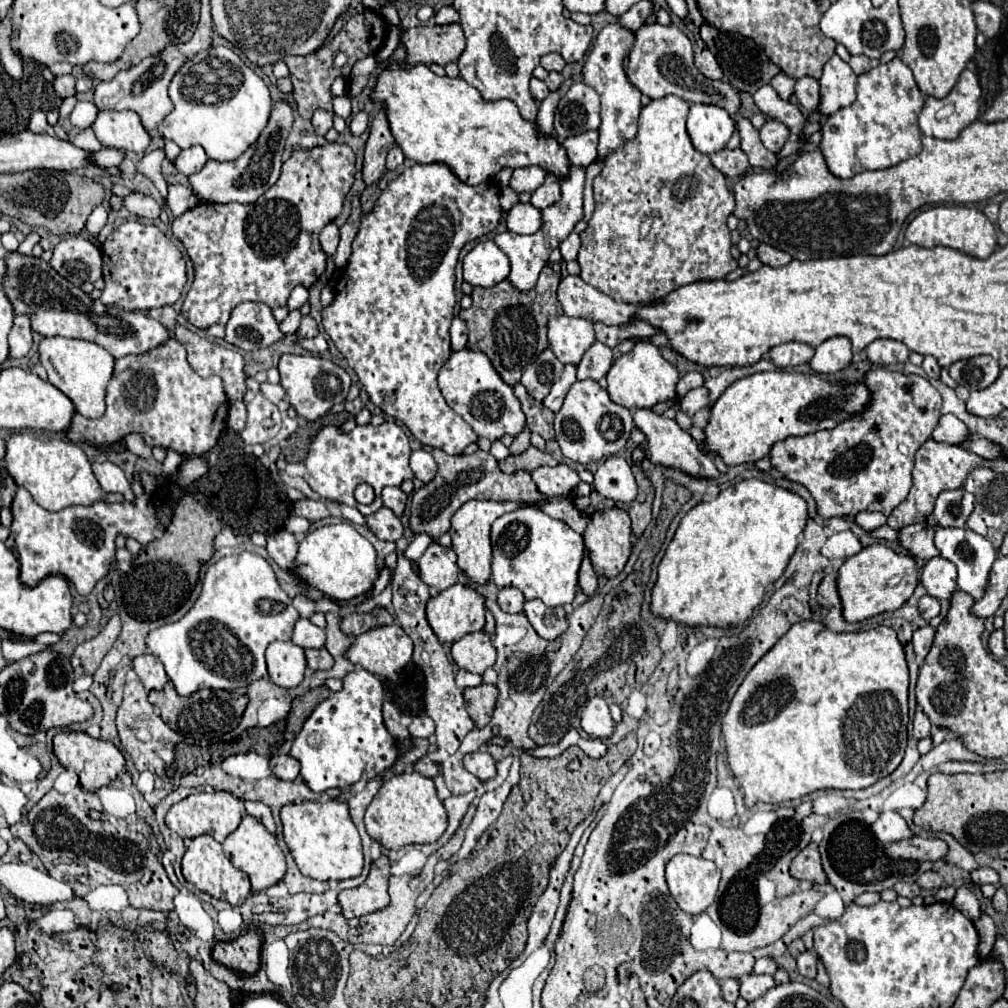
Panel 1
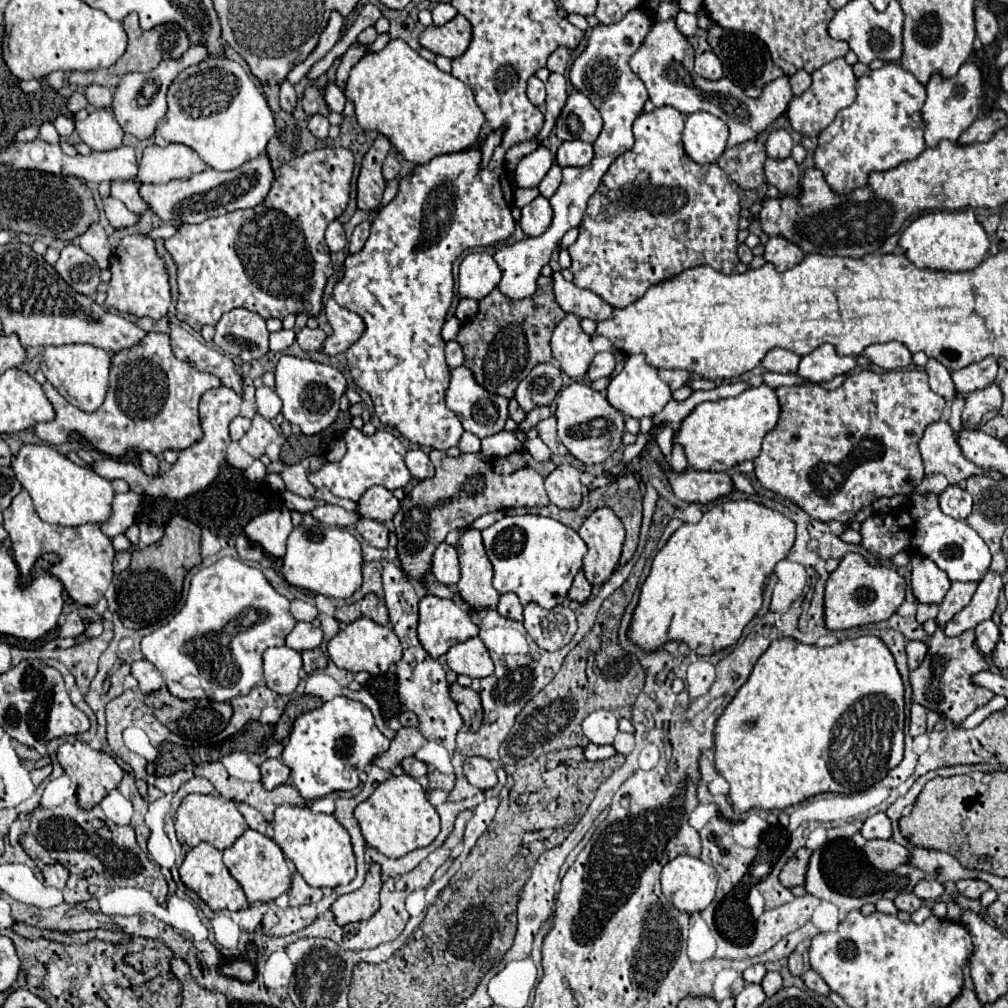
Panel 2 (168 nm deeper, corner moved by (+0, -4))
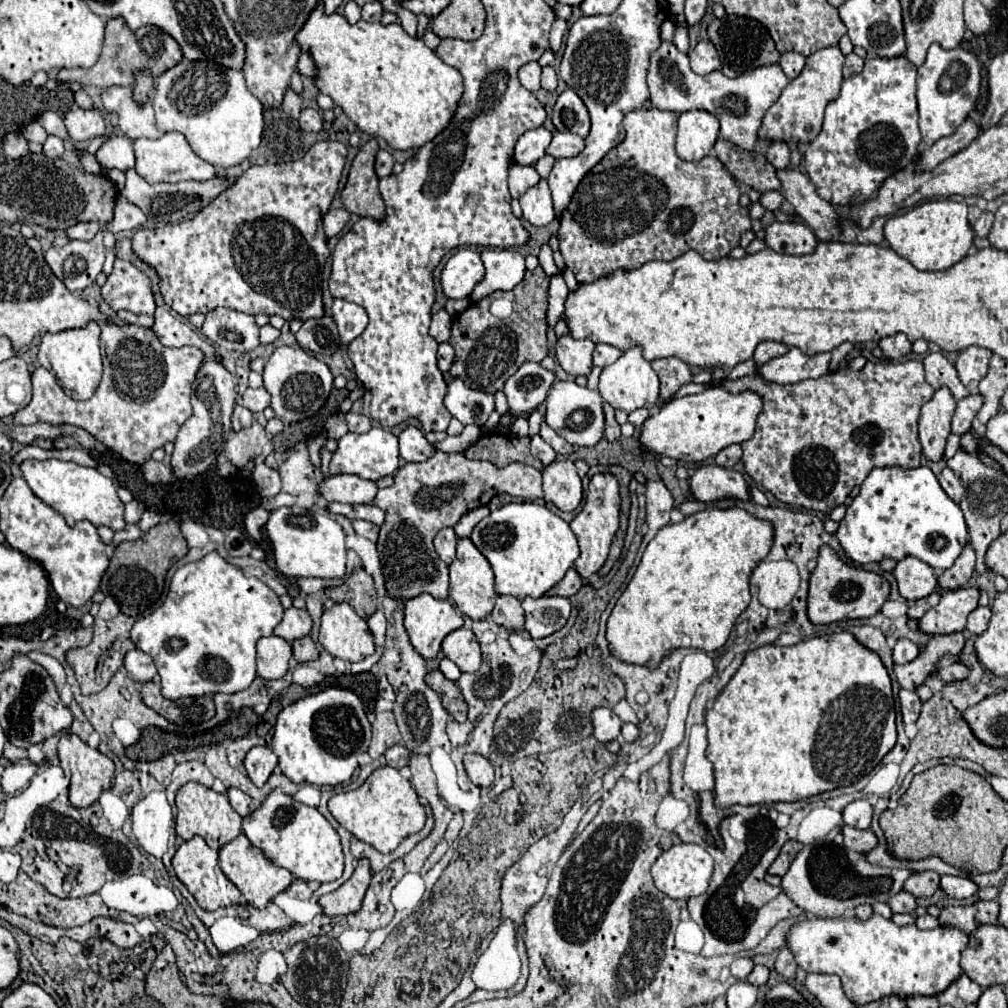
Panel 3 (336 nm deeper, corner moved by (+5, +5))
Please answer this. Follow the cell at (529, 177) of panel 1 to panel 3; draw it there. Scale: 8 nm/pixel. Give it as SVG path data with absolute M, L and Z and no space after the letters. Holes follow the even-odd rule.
M537 127L519 137L515 145L515 163L521 167L535 165L541 157L545 157L547 147L551 143L551 133L545 127Z

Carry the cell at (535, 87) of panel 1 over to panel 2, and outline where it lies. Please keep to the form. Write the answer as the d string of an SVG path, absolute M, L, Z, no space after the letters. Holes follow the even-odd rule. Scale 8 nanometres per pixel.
M532 76L532 78L528 80L528 90L526 90L526 94L528 94L528 98L530 98L530 102L532 102L534 106L544 104L544 100L546 100L544 82L542 82L542 80L538 80L536 76Z

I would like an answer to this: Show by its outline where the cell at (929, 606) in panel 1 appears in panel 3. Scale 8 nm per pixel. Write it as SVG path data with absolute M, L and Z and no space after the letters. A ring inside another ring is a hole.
M931 593L931 595L923 597L923 599L917 599L915 603L911 603L907 615L909 615L911 619L921 619L921 617L931 609L931 607L935 607L935 605L939 603L939 599L941 599L939 593Z

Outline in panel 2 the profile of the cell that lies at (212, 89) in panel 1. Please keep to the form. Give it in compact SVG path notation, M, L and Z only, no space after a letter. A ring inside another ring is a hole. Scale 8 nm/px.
M206 58L200 64L184 68L168 88L168 112L158 122L158 130L166 142L180 142L190 146L210 168L234 170L244 162L260 156L274 134L274 114L266 98L256 88L248 72L230 58Z

